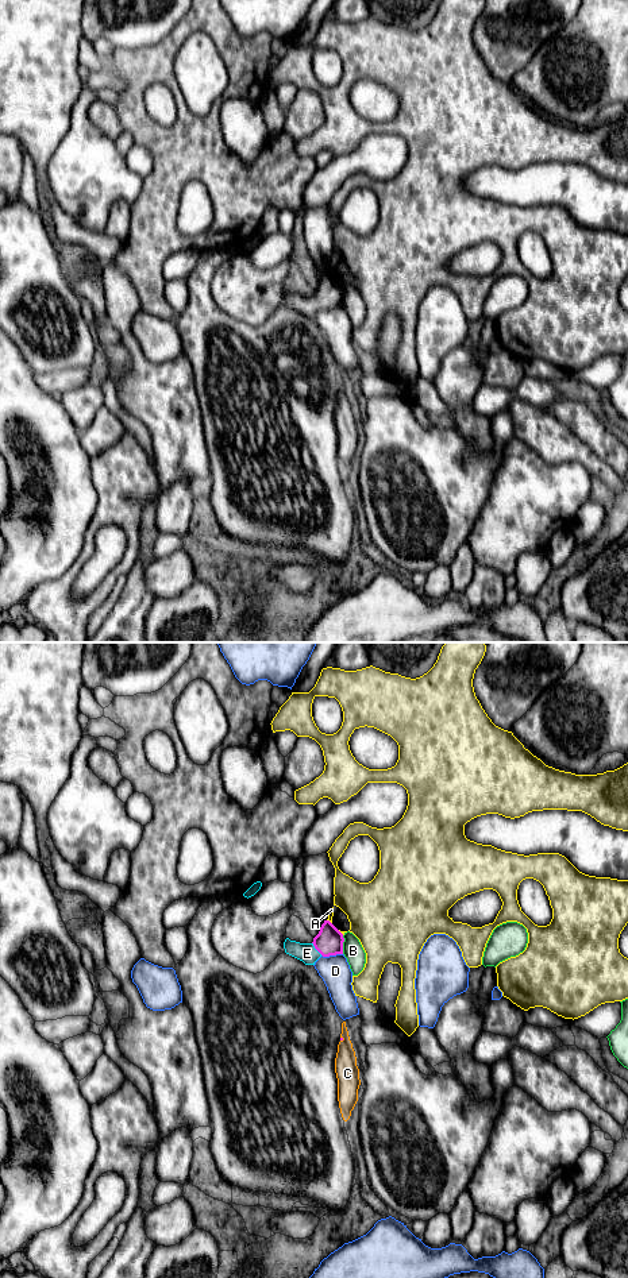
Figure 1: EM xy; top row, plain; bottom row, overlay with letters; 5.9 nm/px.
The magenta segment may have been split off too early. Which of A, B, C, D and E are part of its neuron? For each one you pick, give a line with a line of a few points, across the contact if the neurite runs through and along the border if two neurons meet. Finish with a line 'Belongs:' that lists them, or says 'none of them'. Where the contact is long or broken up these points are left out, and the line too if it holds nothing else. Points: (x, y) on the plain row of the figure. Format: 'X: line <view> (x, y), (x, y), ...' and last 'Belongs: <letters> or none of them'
C: line xy (341, 390), (341, 392), (347, 425)
E: line xy (330, 293), (316, 301), (307, 305)
Belongs: C, E

